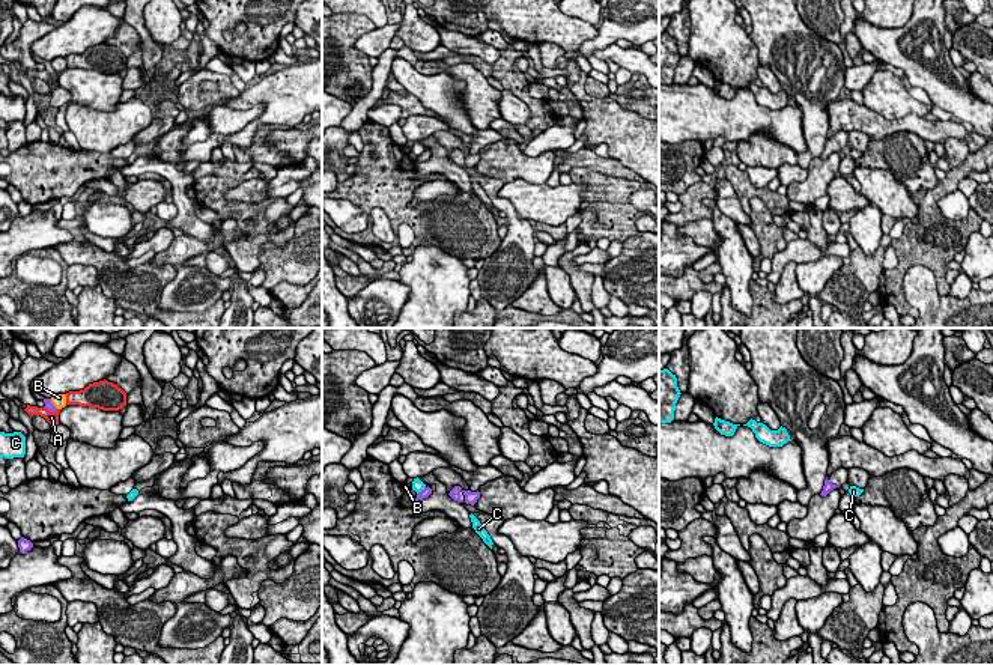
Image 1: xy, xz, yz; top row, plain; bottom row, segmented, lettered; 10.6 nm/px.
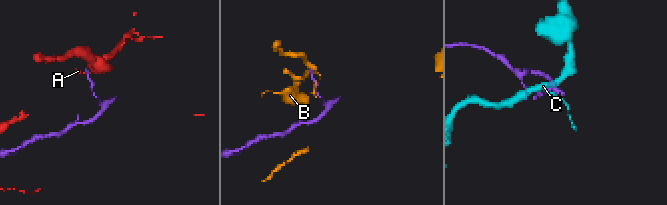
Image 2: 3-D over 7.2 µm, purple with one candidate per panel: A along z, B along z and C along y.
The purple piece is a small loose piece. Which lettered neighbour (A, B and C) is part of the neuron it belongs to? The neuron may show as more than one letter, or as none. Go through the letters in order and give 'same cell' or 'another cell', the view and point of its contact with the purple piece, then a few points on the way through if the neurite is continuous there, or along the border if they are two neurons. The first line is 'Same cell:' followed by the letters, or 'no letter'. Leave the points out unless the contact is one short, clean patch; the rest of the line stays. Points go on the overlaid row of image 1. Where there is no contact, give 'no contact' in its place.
Same cell: no letter
A: another cell | xy (51, 411) | along xy (44, 406), (50, 411), (57, 409)
B: another cell | xy (51, 403)
C: another cell | xz (422, 491)

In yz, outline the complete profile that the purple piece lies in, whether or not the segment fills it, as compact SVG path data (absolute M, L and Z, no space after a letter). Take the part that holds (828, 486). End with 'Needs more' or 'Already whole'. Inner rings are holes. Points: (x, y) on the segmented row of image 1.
M840 468L834 471L831 475L826 477L824 486L820 495L826 496L835 487L840 489L844 483L847 483L847 480L849 480L849 469Z. Needs more

